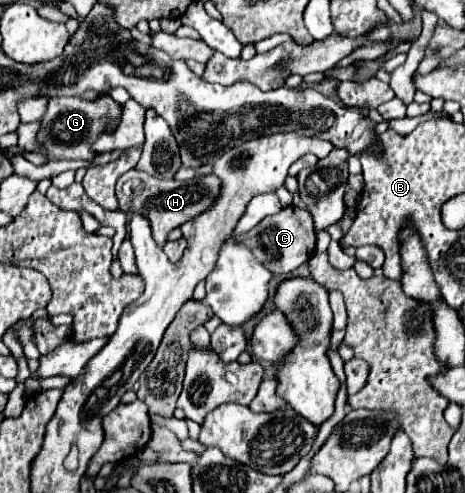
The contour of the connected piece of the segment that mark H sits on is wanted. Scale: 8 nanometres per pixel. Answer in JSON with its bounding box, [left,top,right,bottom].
[116,170,220,244]

